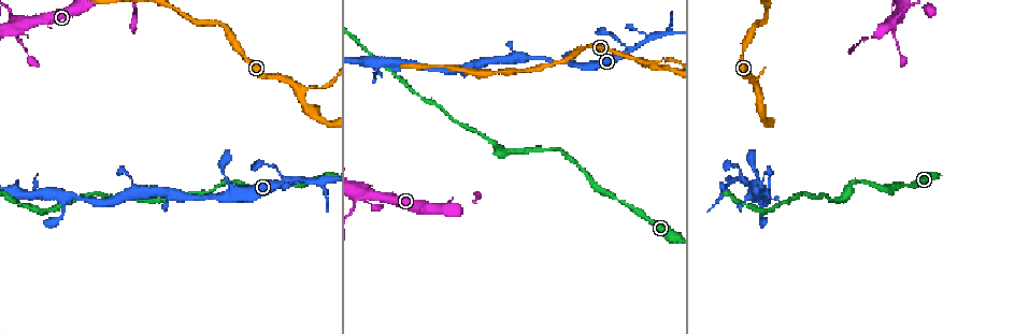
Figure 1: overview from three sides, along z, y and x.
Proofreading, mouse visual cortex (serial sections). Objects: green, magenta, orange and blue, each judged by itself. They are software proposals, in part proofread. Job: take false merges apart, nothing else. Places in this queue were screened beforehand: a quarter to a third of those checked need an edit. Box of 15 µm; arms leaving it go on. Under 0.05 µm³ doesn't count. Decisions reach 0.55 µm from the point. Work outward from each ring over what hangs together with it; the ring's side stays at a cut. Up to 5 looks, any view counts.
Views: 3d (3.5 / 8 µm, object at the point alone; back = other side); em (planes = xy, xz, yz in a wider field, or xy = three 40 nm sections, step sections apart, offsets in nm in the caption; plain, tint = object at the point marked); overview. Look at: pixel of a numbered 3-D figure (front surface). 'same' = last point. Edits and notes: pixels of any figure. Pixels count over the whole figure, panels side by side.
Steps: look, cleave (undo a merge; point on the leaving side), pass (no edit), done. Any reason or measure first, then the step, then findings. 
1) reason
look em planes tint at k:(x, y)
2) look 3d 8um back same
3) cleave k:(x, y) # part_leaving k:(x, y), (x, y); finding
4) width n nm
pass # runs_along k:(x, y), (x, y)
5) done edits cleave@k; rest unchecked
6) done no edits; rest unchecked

looks like a crossing
look 3d 3.5um at 1:(890, 21)

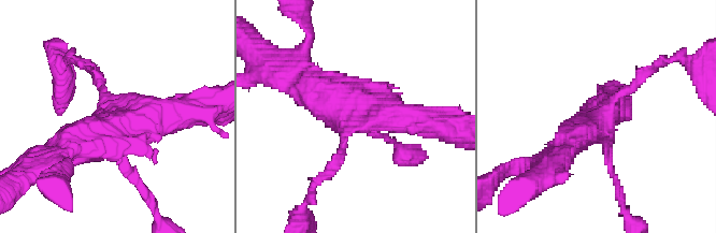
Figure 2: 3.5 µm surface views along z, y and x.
need the tissue
look em planes tint at 2:(126, 123)

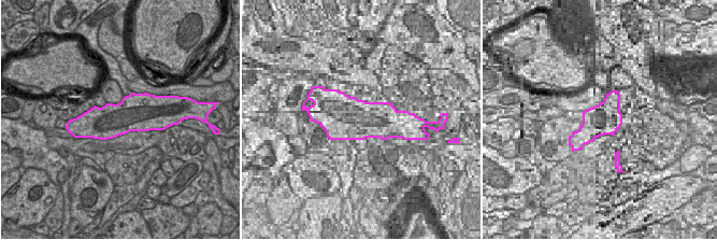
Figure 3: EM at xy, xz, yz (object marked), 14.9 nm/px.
pass # runs_along 2:(435, 124), (369, 116), (310, 79); all the same cell

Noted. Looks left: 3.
small branch off a trunk
look 3d 3.5um at 1:(297, 88)

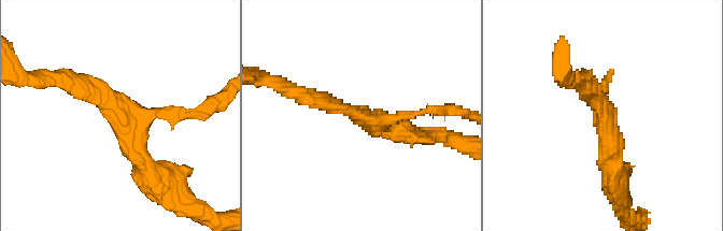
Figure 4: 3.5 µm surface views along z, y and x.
arms 3; arm_widths 100, 250, 300 nm
look em xy step 5 tint at 4:(606, 122)

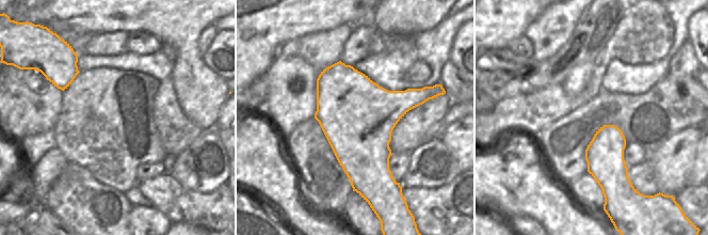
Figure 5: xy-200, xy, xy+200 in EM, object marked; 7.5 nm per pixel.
pass # runs_along 4:(72, 82), (118, 112), (158, 181); continuous, no second cell

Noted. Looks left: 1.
done no edits; rest unchecked

